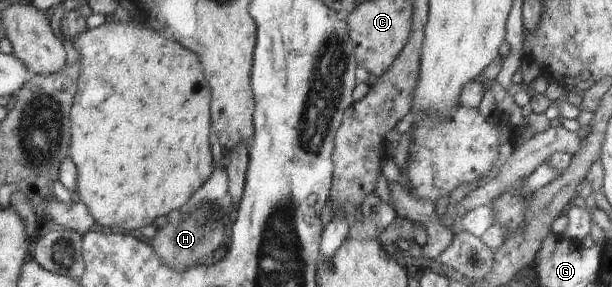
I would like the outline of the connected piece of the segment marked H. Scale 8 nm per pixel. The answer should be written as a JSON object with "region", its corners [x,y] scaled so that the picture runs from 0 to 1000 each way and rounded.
{"region":[[[350,582],[343,624],[291,728],[278,735],[271,749],[273,770],[261,791],[261,798],[253,794],[248,780],[240,784],[229,798],[235,829],[248,829],[248,861],[252,864],[252,882],[255,882],[257,899],[271,916],[275,930],[281,930],[284,944],[307,944],[310,930],[320,930],[327,916],[340,920],[345,913],[345,889],[353,875],[363,840],[366,840],[366,756],[373,746],[376,732],[376,697],[373,690],[373,617],[366,582]]]}

